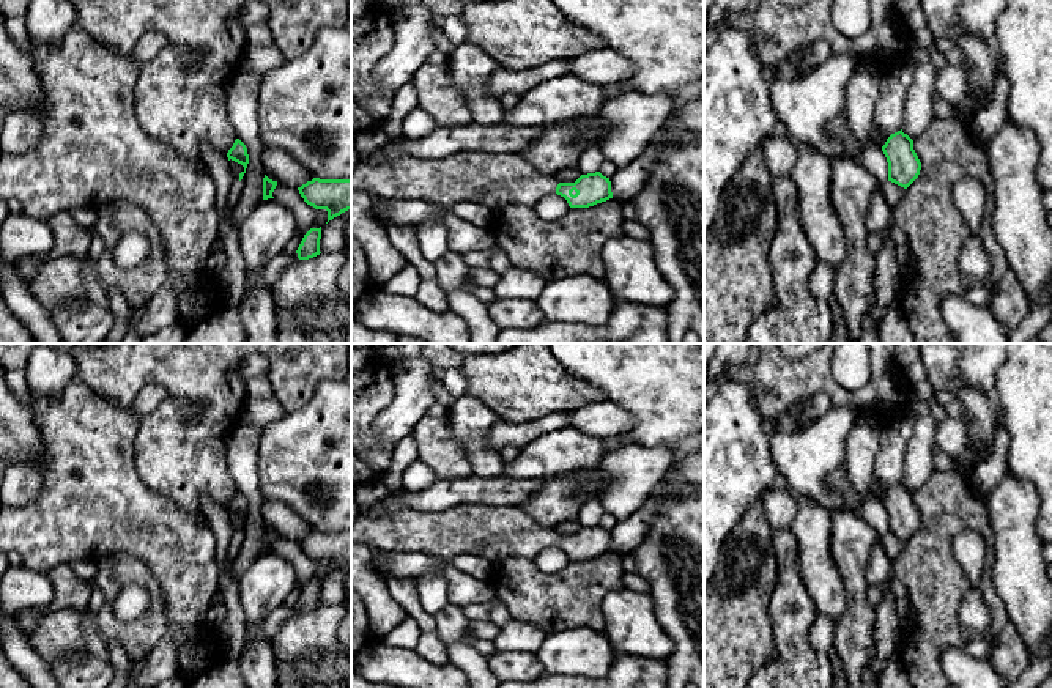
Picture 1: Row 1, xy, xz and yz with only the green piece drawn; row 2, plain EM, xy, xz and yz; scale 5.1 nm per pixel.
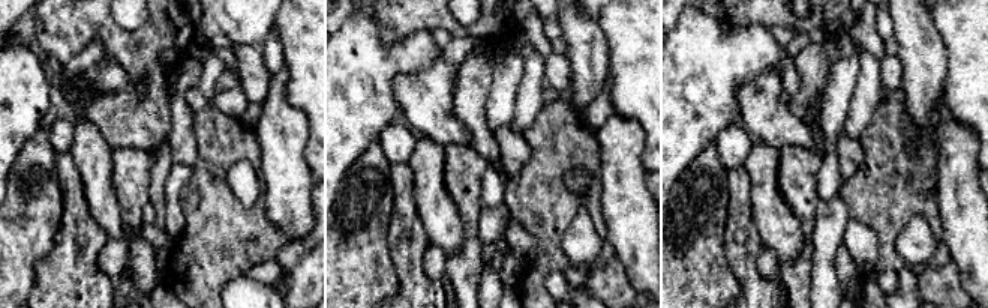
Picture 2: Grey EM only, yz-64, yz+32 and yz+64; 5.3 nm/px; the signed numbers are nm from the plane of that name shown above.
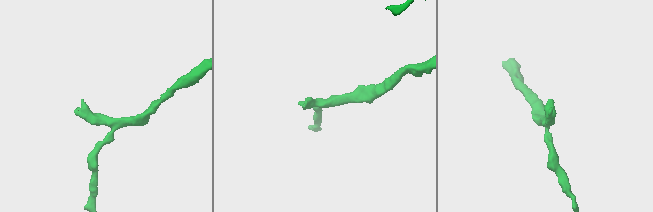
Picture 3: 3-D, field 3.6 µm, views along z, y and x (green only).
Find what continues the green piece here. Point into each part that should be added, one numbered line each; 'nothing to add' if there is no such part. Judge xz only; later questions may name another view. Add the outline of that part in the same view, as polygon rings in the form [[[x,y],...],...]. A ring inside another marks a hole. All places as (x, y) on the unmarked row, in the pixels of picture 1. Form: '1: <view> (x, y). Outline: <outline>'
1: xz (493, 532). Outline: [[[458,504],[441,512],[402,509],[386,513],[370,507],[361,510],[351,524],[351,545],[361,543],[384,553],[420,551],[446,560],[458,554],[474,554],[490,562],[506,557],[534,560],[543,549],[556,546],[557,537],[554,527],[540,526],[517,505]]]

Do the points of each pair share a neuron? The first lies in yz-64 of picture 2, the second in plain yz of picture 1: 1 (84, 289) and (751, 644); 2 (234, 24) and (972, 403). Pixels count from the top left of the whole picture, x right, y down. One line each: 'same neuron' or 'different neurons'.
1: different neurons
2: different neurons

